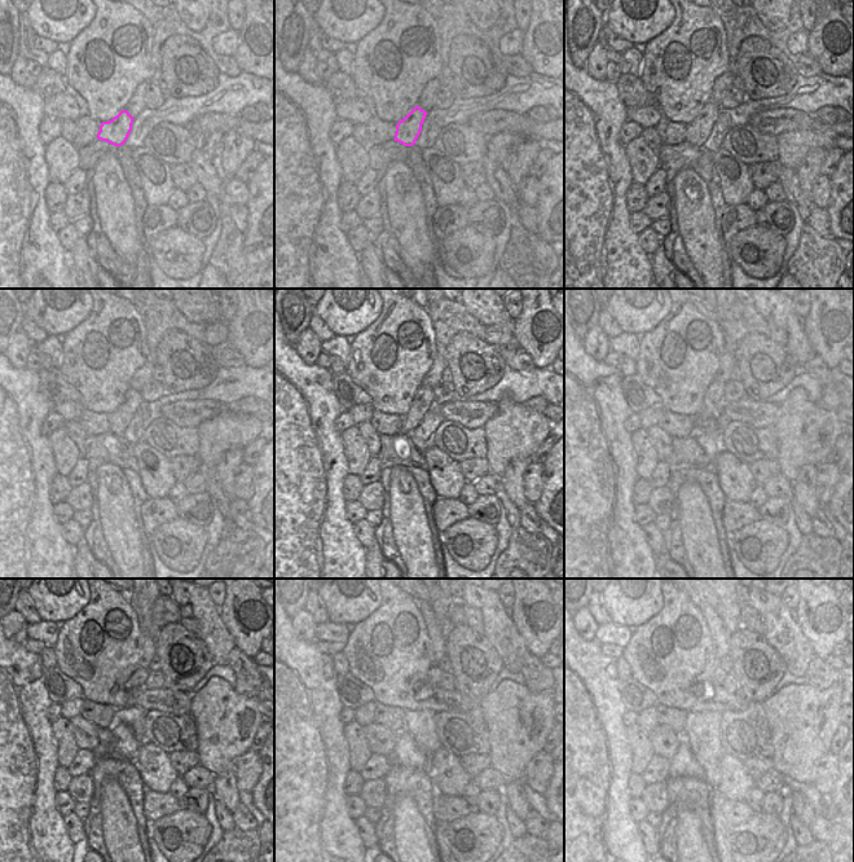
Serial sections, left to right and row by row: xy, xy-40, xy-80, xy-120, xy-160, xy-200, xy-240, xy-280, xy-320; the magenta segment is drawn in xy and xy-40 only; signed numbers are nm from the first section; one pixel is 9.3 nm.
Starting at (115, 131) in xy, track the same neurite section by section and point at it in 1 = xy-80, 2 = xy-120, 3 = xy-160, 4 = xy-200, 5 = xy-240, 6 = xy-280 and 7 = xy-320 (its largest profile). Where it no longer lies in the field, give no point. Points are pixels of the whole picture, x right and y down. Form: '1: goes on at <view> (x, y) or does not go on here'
1: goes on at xy-80 (698, 131)
2: goes on at xy-120 (120, 418)
3: goes on at xy-160 (423, 397)
4: goes on at xy-200 (712, 404)
5: goes on at xy-240 (139, 677)
6: goes on at xy-280 (434, 673)
7: goes on at xy-320 (721, 674)

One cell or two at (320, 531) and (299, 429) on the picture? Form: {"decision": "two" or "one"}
{"decision": "one"}

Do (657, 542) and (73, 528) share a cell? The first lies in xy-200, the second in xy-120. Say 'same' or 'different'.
same

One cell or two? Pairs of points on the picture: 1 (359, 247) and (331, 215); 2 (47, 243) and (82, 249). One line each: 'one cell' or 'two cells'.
1: two cells
2: two cells

